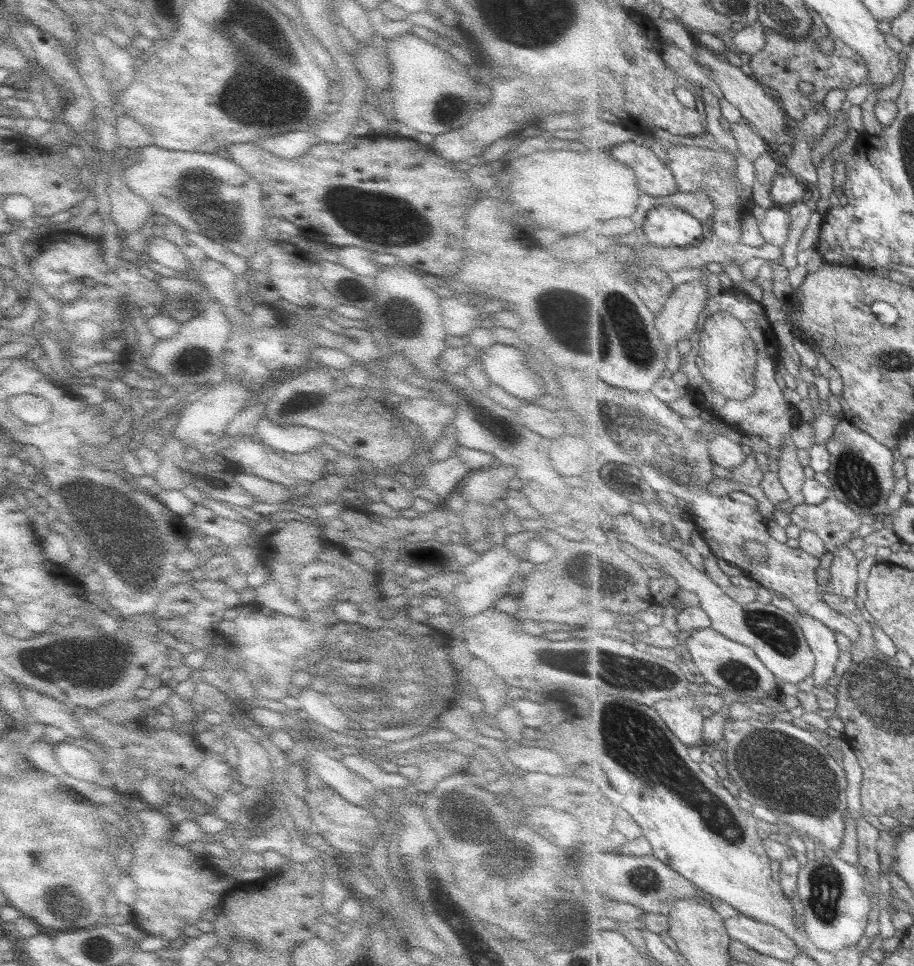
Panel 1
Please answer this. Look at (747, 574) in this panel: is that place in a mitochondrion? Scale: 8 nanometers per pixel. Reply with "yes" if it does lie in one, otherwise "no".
no

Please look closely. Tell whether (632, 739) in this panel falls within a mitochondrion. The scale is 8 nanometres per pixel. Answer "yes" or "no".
yes

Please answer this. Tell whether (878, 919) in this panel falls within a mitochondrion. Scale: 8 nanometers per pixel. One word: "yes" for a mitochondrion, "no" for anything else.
no

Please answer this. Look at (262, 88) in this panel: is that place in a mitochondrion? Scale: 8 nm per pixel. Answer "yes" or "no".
yes

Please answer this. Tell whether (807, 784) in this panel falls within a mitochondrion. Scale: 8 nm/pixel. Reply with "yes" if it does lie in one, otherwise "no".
yes

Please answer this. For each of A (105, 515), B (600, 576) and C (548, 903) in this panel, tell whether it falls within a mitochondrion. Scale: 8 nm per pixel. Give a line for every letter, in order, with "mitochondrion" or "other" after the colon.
A: mitochondrion
B: mitochondrion
C: other

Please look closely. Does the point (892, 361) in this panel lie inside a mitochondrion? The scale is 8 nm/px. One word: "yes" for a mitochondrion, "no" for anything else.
yes

